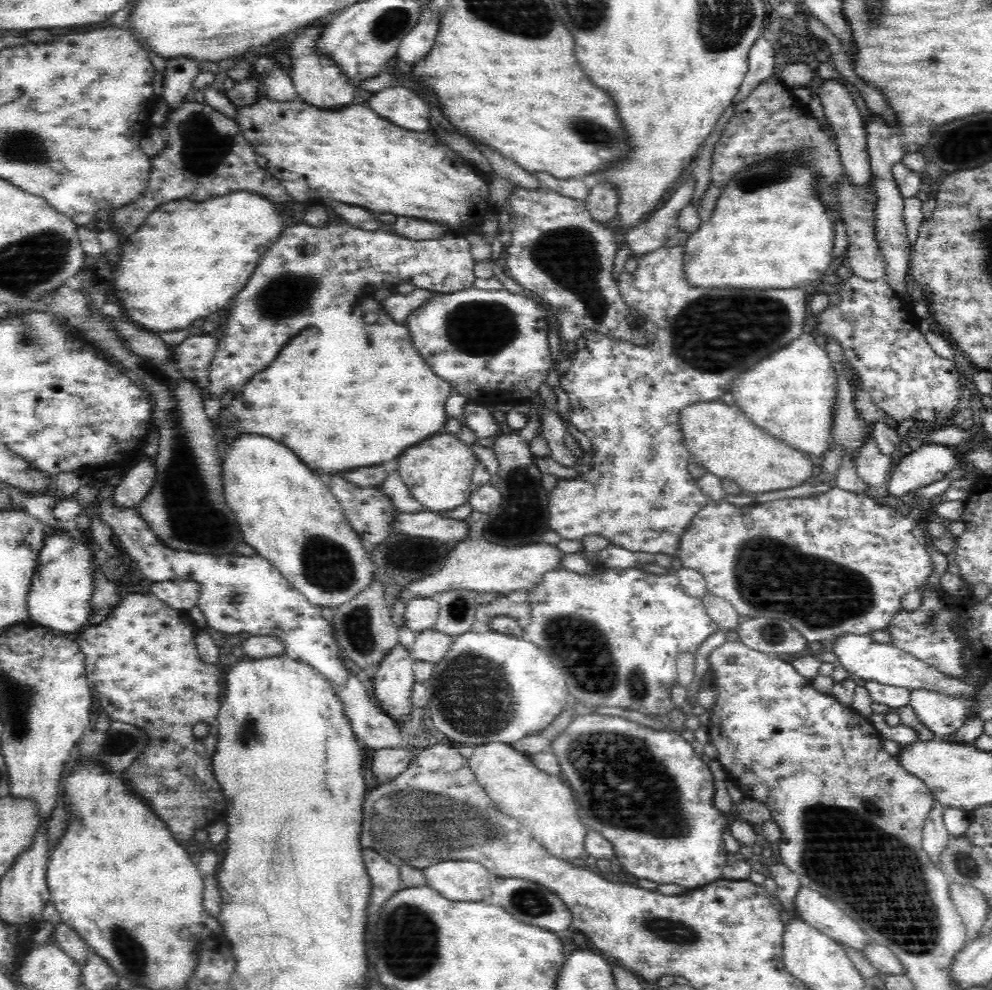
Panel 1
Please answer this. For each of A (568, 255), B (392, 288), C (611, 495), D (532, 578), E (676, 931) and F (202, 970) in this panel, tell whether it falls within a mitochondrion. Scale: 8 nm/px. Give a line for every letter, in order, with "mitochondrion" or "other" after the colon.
A: mitochondrion
B: other
C: other
D: other
E: mitochondrion
F: other

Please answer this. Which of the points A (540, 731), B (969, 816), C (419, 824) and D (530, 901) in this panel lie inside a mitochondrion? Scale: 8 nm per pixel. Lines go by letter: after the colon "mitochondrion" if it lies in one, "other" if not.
A: other
B: other
C: mitochondrion
D: mitochondrion

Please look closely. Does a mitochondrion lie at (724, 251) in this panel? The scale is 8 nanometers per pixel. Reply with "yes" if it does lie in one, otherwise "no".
no

